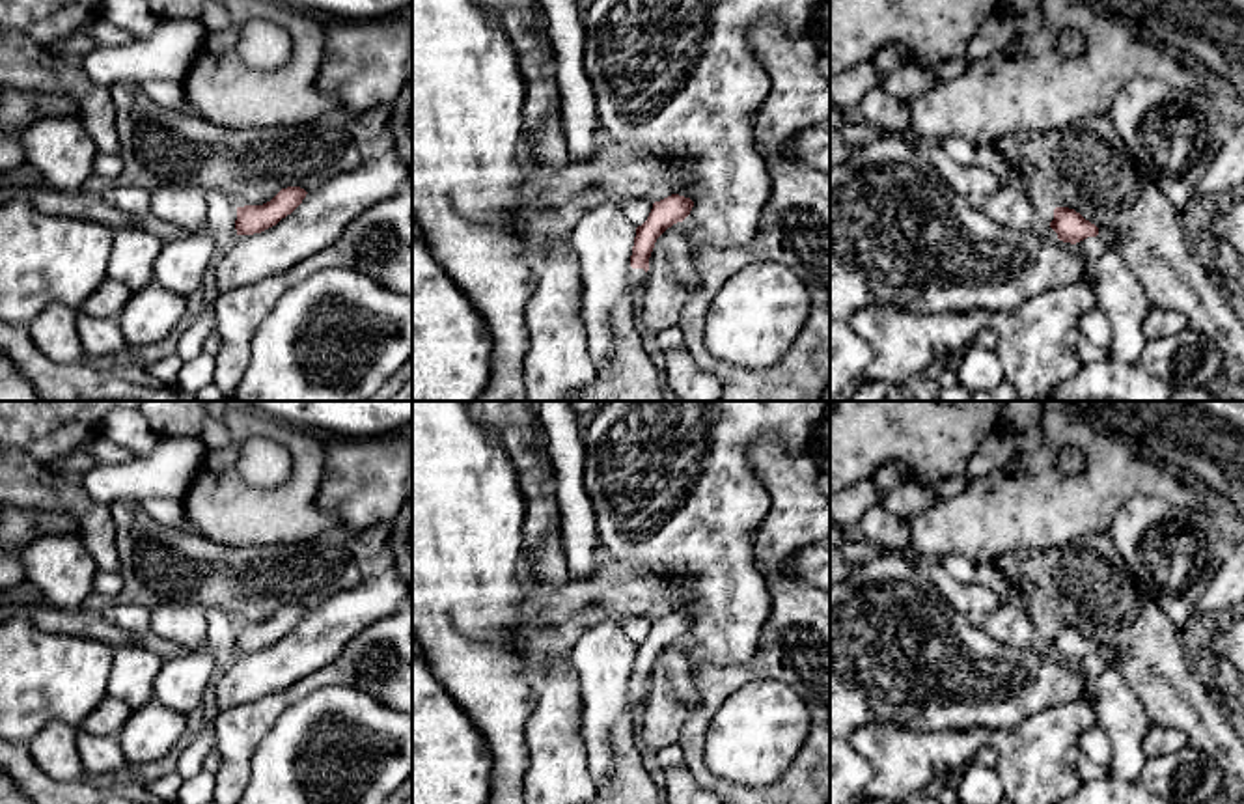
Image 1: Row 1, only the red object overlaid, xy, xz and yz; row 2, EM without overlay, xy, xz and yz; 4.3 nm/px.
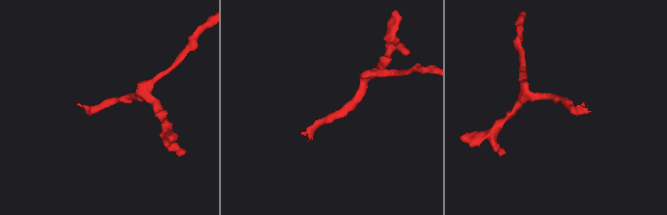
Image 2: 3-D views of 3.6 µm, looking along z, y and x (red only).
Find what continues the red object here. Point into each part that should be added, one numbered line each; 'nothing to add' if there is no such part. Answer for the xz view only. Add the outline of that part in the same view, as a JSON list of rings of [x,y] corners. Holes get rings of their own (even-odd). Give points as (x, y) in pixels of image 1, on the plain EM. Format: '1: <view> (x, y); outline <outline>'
1: xz (629, 782); outline [[[630,685],[627,711],[612,726],[612,772],[589,804],[658,804],[655,783],[634,744],[634,711],[645,696],[643,686]]]

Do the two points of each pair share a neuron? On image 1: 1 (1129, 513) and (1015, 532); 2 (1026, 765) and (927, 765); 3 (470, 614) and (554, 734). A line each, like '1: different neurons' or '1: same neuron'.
1: different neurons
2: same neuron
3: different neurons

